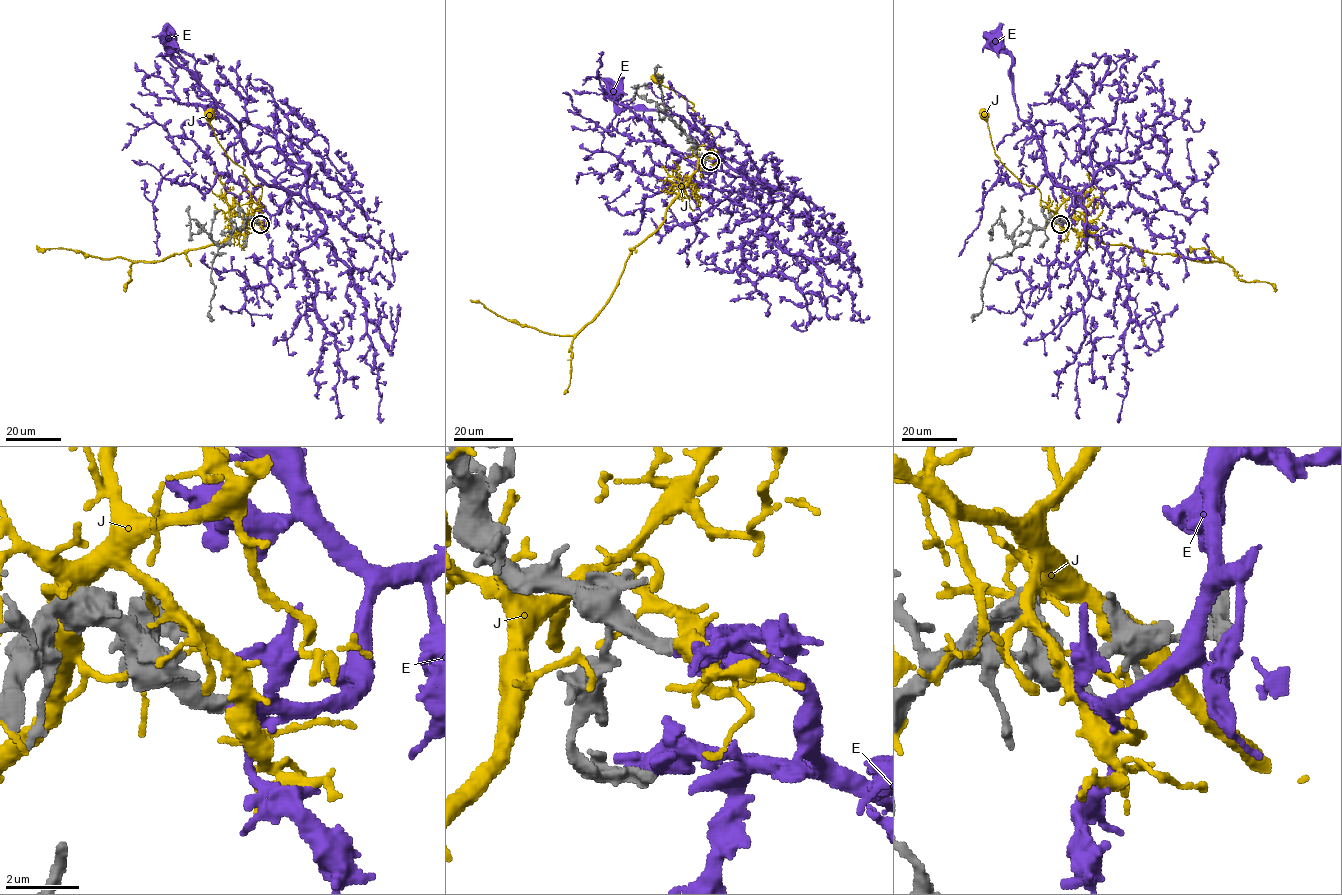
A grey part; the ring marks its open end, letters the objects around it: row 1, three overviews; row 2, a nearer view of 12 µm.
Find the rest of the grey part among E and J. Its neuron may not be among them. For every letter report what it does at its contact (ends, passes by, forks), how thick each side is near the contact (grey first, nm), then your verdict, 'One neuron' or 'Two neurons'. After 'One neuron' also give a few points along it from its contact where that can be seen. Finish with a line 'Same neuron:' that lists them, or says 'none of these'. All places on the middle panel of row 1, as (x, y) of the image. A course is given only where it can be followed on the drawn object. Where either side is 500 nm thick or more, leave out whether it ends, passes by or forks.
E: It ends there. Thickness 420 nm (grey) against 380 nm. One neuron. Its course: (710, 161), (717, 161), (729, 174), (743, 176), (700, 145), (681, 116), (620, 108), (611, 91)
J: It forks there. Thickness 440 nm (grey) against 360 nm. Two neurons
Same neuron: E

